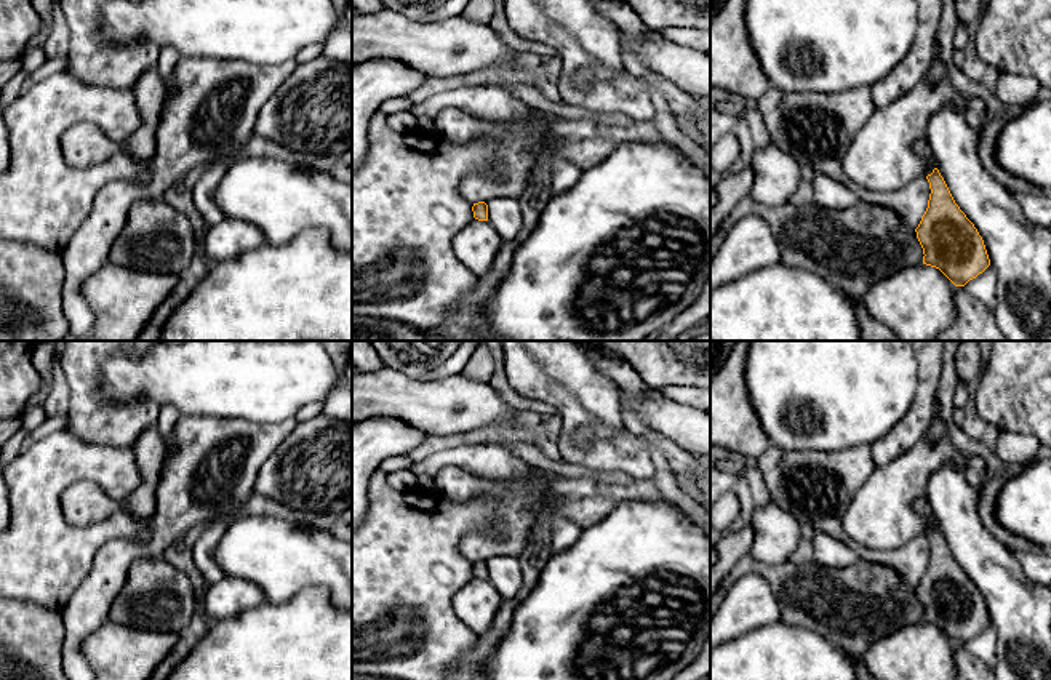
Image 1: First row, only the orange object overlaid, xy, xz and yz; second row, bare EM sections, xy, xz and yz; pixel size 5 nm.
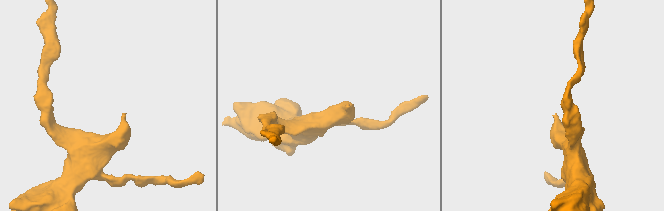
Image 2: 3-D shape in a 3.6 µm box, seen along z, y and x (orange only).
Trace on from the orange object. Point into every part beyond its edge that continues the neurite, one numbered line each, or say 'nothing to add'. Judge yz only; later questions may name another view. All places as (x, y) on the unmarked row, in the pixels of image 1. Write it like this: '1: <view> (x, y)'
1: yz (920, 506)

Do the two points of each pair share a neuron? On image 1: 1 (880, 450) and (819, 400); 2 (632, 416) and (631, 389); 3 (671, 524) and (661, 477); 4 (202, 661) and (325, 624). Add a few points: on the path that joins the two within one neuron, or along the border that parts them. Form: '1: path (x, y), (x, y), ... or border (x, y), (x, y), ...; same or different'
1: border (901, 420), (871, 445); different
2: path (629, 410), (629, 396); same
3: border (659, 492), (671, 498), (693, 522); different
4: path (232, 661), (288, 661), (295, 655); same

